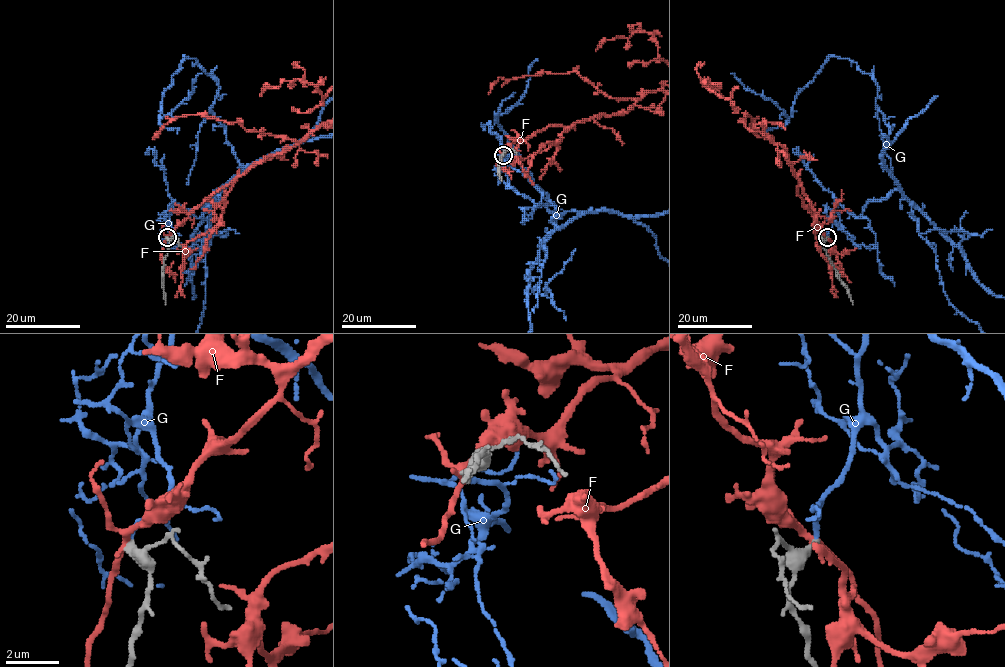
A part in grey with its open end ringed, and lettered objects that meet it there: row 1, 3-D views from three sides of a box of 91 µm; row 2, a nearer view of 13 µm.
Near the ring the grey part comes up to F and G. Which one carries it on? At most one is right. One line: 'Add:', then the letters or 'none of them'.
Add: G

